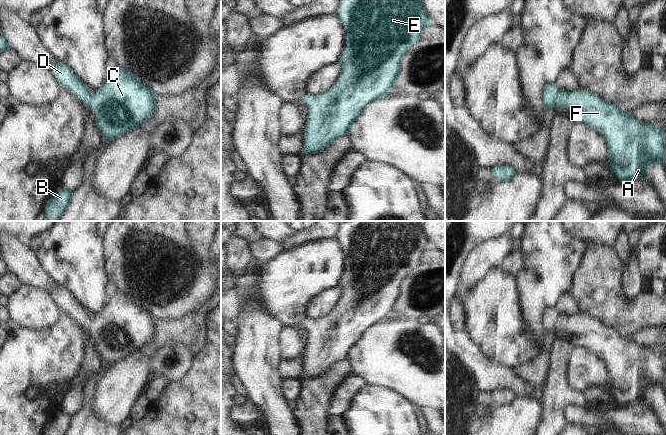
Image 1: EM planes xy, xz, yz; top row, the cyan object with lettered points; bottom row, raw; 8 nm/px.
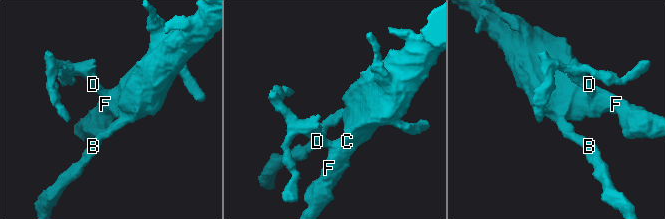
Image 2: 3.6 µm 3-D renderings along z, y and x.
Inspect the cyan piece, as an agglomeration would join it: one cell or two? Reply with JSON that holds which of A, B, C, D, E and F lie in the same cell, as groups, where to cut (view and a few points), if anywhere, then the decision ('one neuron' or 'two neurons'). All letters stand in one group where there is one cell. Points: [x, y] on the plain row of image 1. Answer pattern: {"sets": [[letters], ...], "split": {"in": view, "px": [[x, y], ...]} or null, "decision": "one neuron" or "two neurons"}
{"sets": [["A", "B", "C", "D", "E", "F"]], "split": null, "decision": "one neuron"}

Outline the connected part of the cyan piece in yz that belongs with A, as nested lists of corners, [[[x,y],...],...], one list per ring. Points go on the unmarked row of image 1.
[[[547,307],[542,321],[546,332],[567,332],[576,347],[586,347],[605,361],[610,394],[619,404],[645,402],[653,390],[664,389],[666,362],[658,347],[640,346],[583,312],[567,316],[559,314],[555,307]]]

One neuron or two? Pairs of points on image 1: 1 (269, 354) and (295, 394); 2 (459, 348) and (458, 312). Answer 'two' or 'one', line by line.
1: two
2: two

